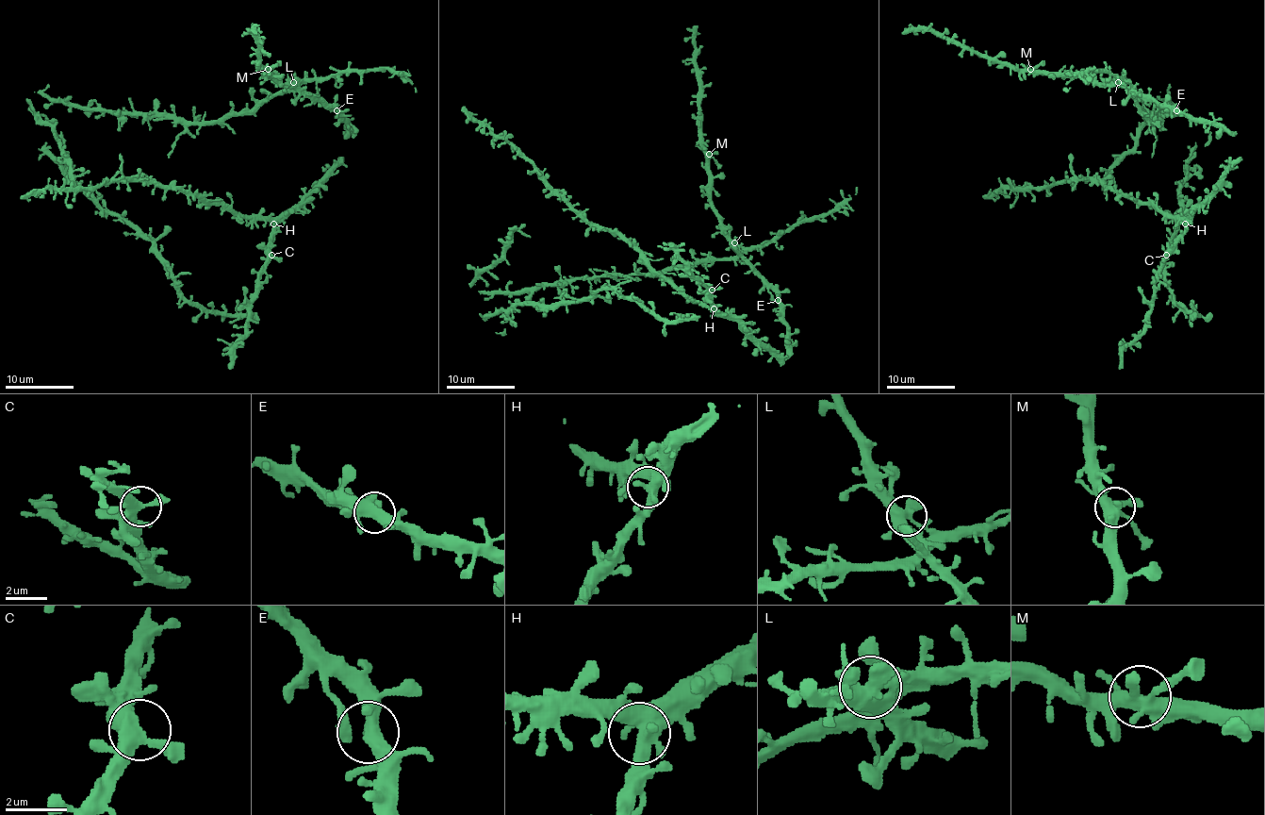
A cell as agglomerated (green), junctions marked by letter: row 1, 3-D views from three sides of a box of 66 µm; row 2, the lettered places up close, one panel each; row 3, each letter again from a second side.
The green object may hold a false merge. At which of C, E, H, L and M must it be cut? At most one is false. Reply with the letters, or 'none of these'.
L

